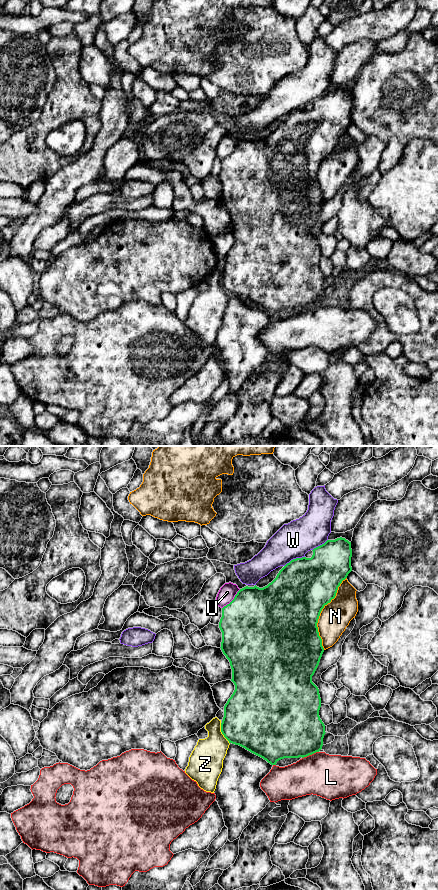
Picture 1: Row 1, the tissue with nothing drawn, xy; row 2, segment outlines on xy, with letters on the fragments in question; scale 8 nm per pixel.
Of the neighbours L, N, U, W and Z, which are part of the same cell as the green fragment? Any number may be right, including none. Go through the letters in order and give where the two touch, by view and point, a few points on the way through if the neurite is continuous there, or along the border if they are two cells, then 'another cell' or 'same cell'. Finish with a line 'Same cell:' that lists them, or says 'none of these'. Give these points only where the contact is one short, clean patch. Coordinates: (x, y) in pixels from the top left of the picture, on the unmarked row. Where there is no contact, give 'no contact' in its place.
L: meets green in xy at (310, 306); border along xy (318, 303), (302, 310); another cell
N: meets green in xy at (320, 164); another cell
U: meets green in xy at (233, 151); another cell
W: meets green in xy at (294, 111); another cell
Z: meets green in xy at (222, 285); border along xy (220, 275), (220, 283), (229, 295); another cell
Same cell: none of these

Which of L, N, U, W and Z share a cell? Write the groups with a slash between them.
L / N / U / W / Z

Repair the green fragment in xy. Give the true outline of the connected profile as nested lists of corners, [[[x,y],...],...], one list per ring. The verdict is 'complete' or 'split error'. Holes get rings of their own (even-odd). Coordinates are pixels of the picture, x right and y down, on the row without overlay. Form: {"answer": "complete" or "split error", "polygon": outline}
{"answer": "complete", "polygon": [[[337,90],[335,92],[327,92],[324,96],[314,100],[311,110],[296,110],[287,115],[277,126],[276,130],[263,140],[256,137],[254,139],[244,139],[235,147],[234,151],[222,160],[222,169],[219,174],[219,180],[222,184],[221,202],[230,214],[232,221],[231,233],[235,237],[235,242],[224,258],[224,269],[221,275],[221,284],[229,295],[239,297],[251,305],[263,310],[271,317],[284,310],[299,310],[307,309],[316,304],[319,304],[323,298],[323,290],[325,287],[325,277],[320,271],[319,262],[321,259],[321,250],[318,239],[312,234],[314,227],[324,200],[322,191],[318,184],[318,171],[325,157],[335,150],[338,139],[345,132],[348,126],[352,123],[351,109],[352,101],[351,94],[345,90]]]}

